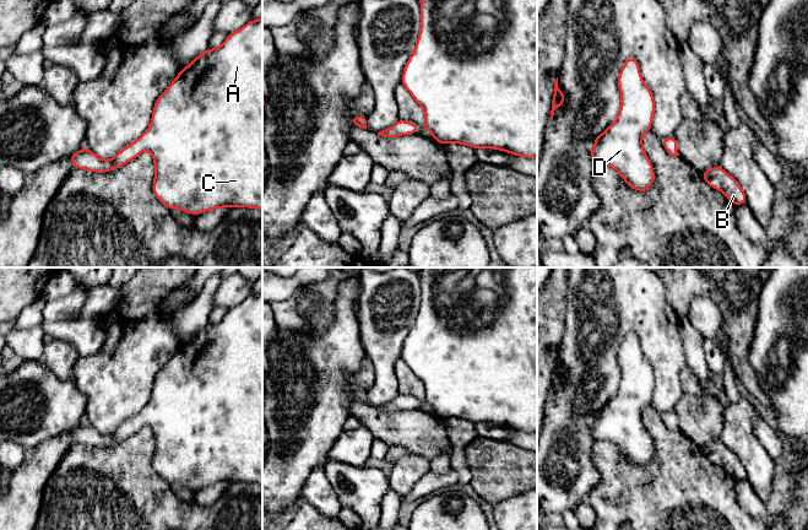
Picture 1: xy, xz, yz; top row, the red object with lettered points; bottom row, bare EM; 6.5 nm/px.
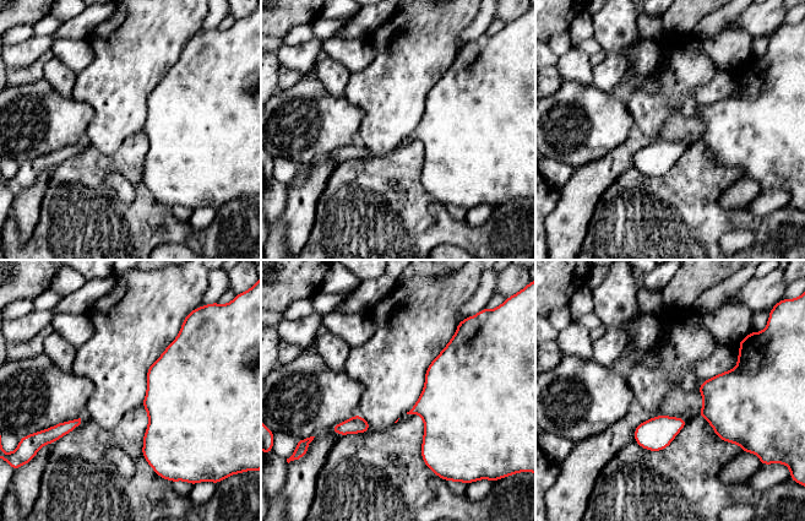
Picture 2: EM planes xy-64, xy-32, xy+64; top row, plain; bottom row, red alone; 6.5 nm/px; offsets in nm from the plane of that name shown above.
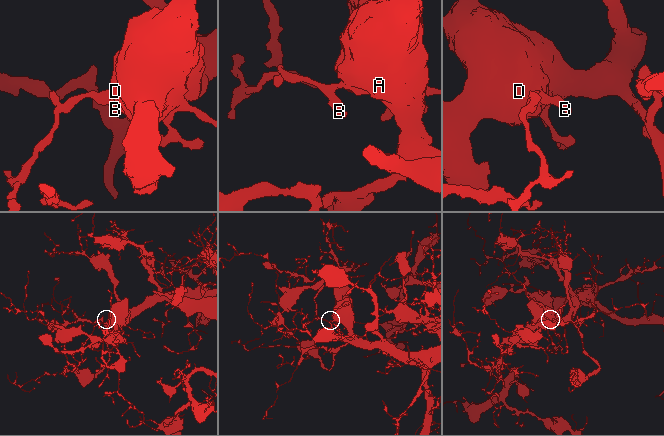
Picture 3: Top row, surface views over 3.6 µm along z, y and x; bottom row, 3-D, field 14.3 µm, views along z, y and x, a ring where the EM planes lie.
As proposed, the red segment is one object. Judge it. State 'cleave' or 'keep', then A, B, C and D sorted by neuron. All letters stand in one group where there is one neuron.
keep; A B C D

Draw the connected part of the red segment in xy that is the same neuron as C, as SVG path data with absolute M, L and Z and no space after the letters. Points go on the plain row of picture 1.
M262 291L255 296L249 296L240 304L228 309L218 324L207 323L196 331L189 341L181 344L179 350L172 356L168 363L157 373L152 395L146 406L129 421L125 421L112 434L101 434L87 422L82 422L70 431L74 443L86 444L88 447L105 448L114 443L120 443L129 436L135 434L146 424L152 428L154 436L154 454L152 466L154 471L169 485L179 483L194 491L215 483L228 482L250 482L262 485Z

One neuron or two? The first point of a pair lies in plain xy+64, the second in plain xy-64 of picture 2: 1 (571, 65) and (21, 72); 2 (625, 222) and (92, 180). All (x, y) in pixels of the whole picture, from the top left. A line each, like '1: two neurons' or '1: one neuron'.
1: two neurons
2: one neuron

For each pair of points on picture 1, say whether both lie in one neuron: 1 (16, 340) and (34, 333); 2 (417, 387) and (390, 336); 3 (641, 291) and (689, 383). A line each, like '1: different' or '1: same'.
1: same
2: different
3: different

